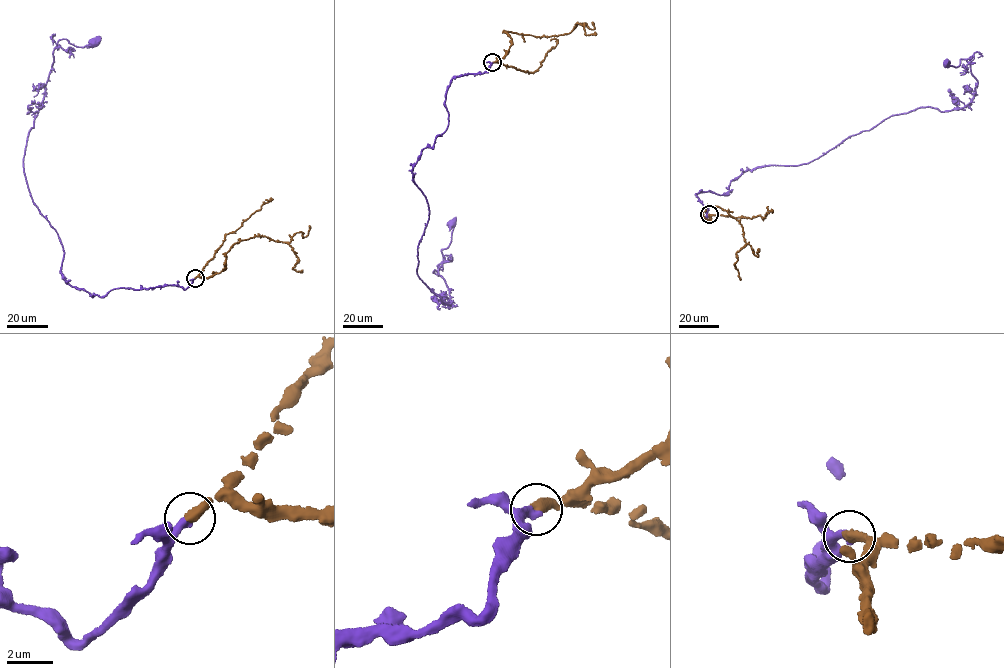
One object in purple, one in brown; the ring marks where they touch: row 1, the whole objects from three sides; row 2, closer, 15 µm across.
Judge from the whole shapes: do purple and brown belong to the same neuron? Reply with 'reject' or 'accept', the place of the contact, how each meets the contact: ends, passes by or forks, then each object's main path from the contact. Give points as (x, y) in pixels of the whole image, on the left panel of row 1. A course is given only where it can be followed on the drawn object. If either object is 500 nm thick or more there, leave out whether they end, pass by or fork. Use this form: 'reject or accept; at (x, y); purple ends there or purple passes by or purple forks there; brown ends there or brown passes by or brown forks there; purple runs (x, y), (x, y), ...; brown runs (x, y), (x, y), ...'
accept; at (195, 278); purple ends there; brown ends there; purple runs (194, 278), (93, 297), (62, 276), (64, 252), (23, 157), (59, 40), (94, 42); brown runs (194, 278), (225, 269), (226, 253), (233, 245), (259, 235), (286, 243), (297, 259), (293, 269), (302, 272)

